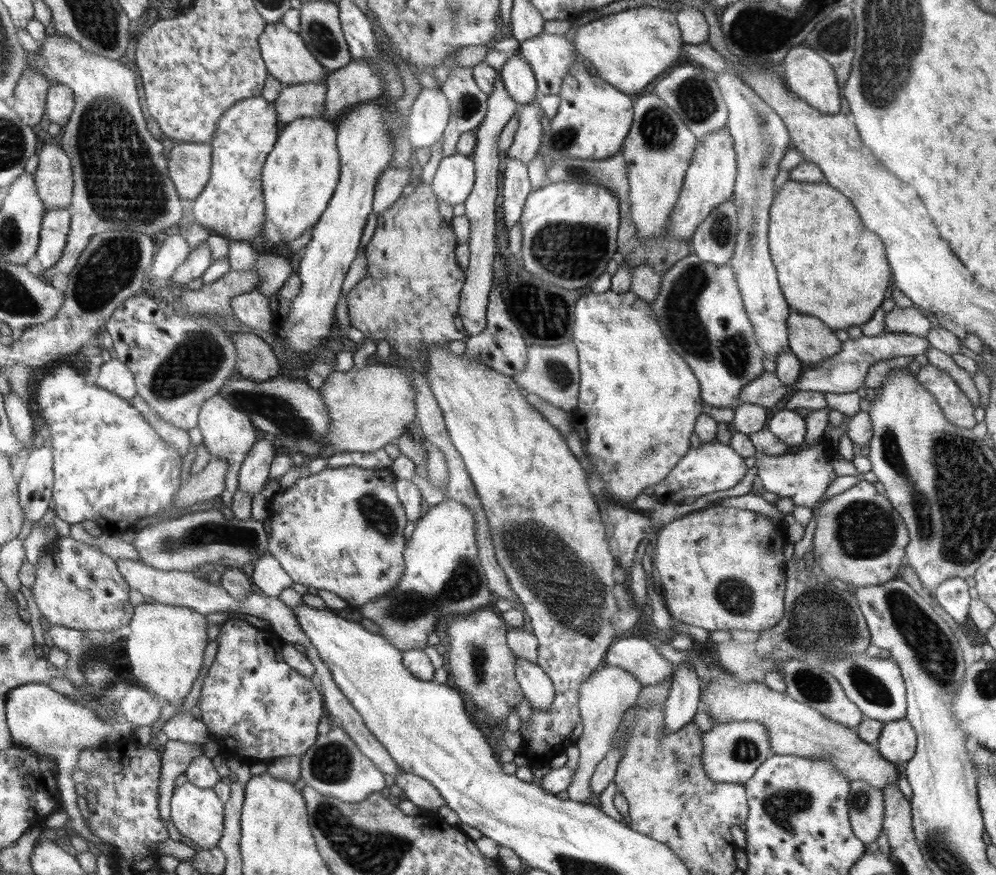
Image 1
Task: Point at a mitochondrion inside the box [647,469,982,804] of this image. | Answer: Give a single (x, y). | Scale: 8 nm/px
(932, 647)

